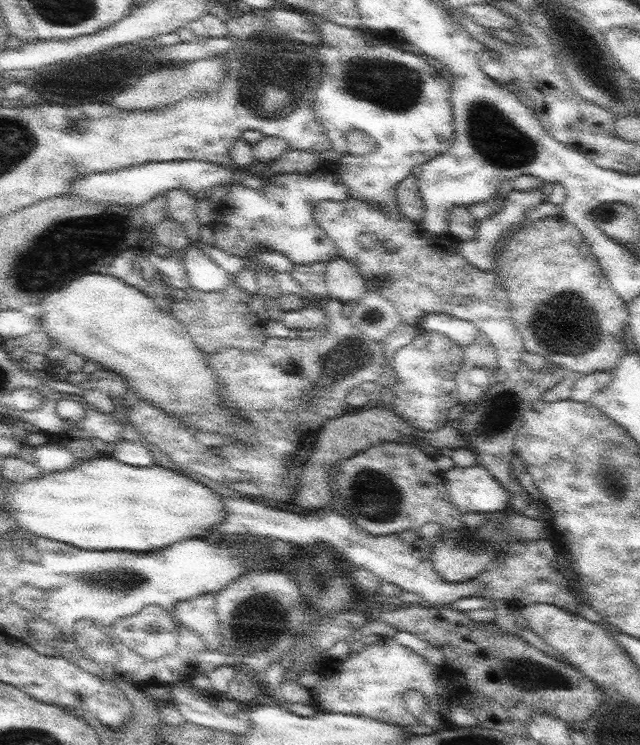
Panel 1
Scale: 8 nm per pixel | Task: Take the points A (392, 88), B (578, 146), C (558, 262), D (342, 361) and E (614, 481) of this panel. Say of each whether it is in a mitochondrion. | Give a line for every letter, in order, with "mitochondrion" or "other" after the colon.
A: mitochondrion
B: other
C: other
D: mitochondrion
E: mitochondrion

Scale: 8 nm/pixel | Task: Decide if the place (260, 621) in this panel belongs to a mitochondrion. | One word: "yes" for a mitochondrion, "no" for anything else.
yes

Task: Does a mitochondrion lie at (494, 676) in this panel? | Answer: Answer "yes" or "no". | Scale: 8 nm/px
no

